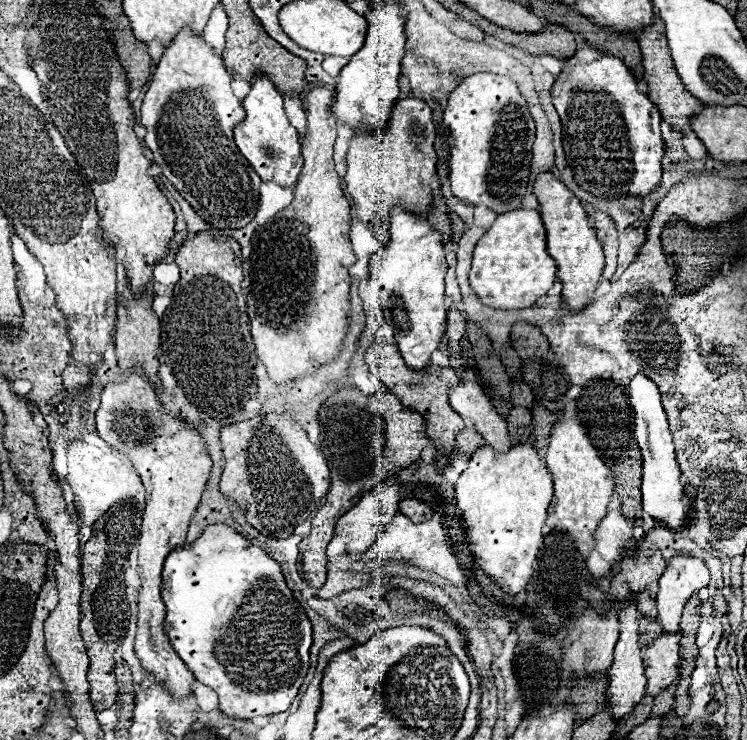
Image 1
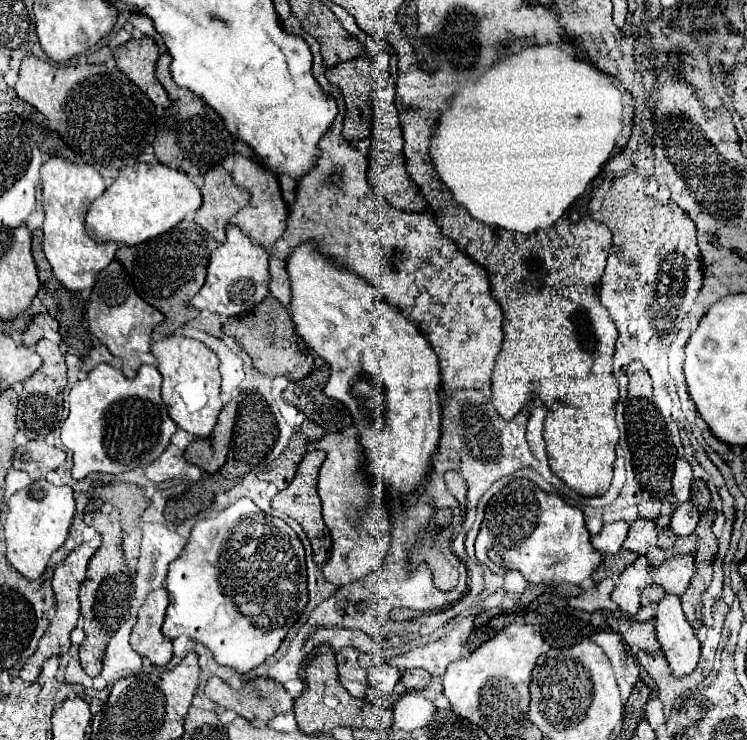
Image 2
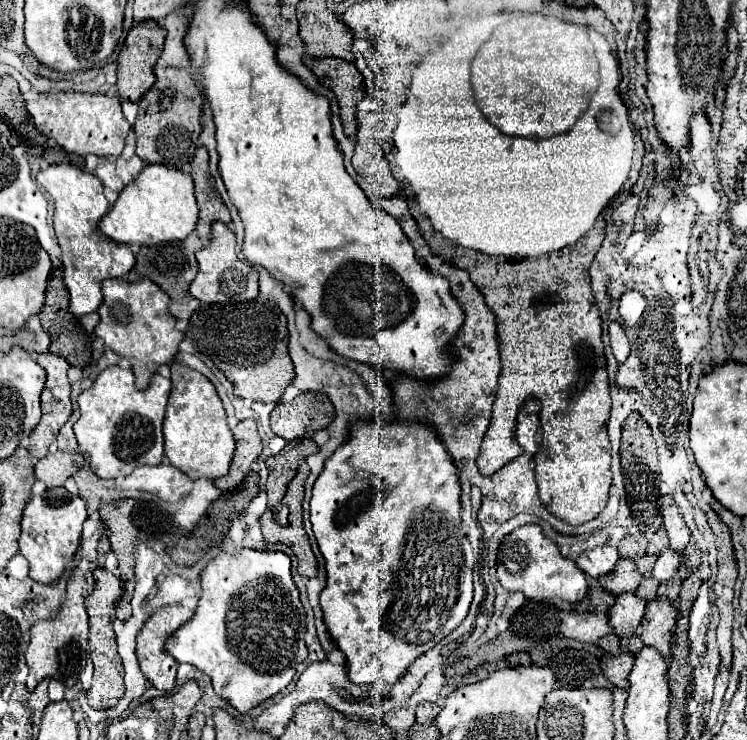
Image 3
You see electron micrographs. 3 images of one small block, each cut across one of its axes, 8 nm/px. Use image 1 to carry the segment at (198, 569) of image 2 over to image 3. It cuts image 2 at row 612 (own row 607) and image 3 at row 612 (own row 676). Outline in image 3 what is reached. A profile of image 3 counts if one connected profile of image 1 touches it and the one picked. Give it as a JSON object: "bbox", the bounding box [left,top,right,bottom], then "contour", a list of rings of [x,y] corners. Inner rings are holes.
{"bbox":[166,548,308,714],"contour":[[[244,548],[240,554],[220,552],[200,576],[202,596],[194,618],[166,642],[166,650],[178,660],[196,666],[210,676],[214,692],[230,702],[240,714],[256,708],[264,700],[282,692],[308,656],[304,644],[306,616],[298,598],[298,588],[290,576],[290,558],[284,552],[258,552]]]}

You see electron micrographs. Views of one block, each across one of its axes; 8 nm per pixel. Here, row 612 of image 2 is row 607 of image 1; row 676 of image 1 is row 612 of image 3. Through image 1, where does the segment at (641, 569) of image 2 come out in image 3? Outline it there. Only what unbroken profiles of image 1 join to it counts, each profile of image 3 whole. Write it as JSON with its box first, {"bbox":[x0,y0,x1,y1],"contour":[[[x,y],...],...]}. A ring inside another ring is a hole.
{"bbox":[608,592,646,638],"contour":[[[626,592],[616,596],[616,604],[608,610],[608,620],[614,628],[614,634],[624,638],[636,634],[642,618],[646,614],[646,602],[636,594]]]}

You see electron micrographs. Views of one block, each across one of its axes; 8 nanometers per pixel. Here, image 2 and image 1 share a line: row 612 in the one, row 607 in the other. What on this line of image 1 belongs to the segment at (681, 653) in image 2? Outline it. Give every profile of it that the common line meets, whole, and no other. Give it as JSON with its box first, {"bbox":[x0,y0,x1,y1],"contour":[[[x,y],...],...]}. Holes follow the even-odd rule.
{"bbox":[656,556,710,632],"contour":[[[676,556],[670,560],[666,572],[660,578],[660,590],[656,596],[658,622],[664,632],[678,632],[684,604],[706,588],[710,572],[702,560],[694,556]]]}

